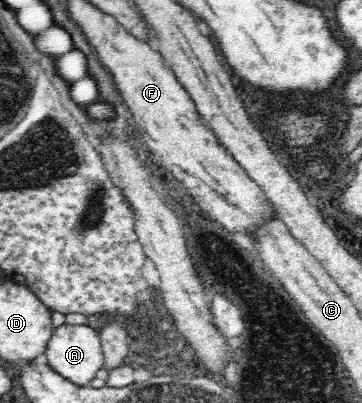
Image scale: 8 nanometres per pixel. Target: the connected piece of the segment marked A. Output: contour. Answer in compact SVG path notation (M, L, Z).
M62 324L54 328L45 349L47 364L67 381L79 387L89 386L95 379L98 370L103 366L103 349L98 333L88 324Z

